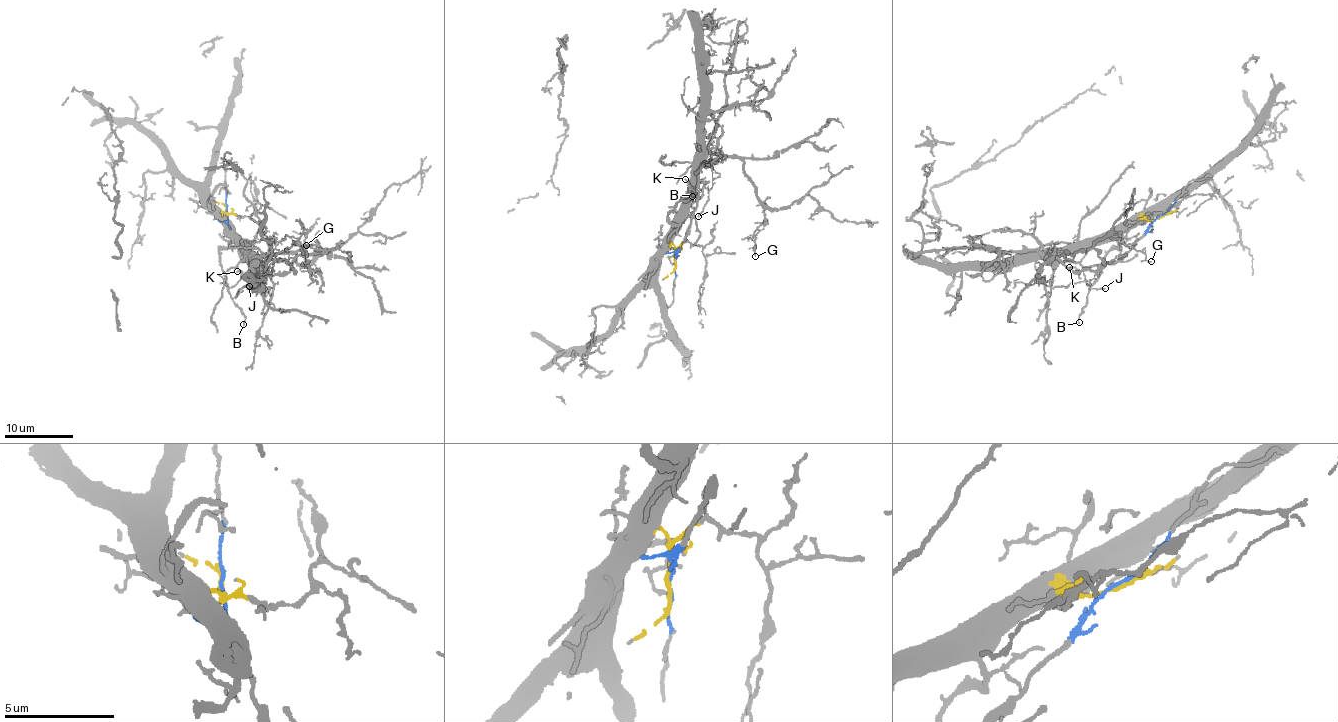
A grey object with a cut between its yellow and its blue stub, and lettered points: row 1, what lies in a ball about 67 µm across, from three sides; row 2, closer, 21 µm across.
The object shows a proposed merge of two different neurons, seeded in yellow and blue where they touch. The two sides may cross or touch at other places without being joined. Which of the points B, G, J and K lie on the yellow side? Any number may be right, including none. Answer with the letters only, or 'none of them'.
B, G, K

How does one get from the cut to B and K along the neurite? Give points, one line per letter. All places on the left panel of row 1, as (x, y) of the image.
B: (226, 210), (224, 226), (231, 241), (219, 251), (219, 256), (231, 300), (245, 318), (243, 325)
K: (226, 210), (224, 226), (231, 241), (219, 251), (219, 256), (228, 288), (240, 276), (237, 272)

